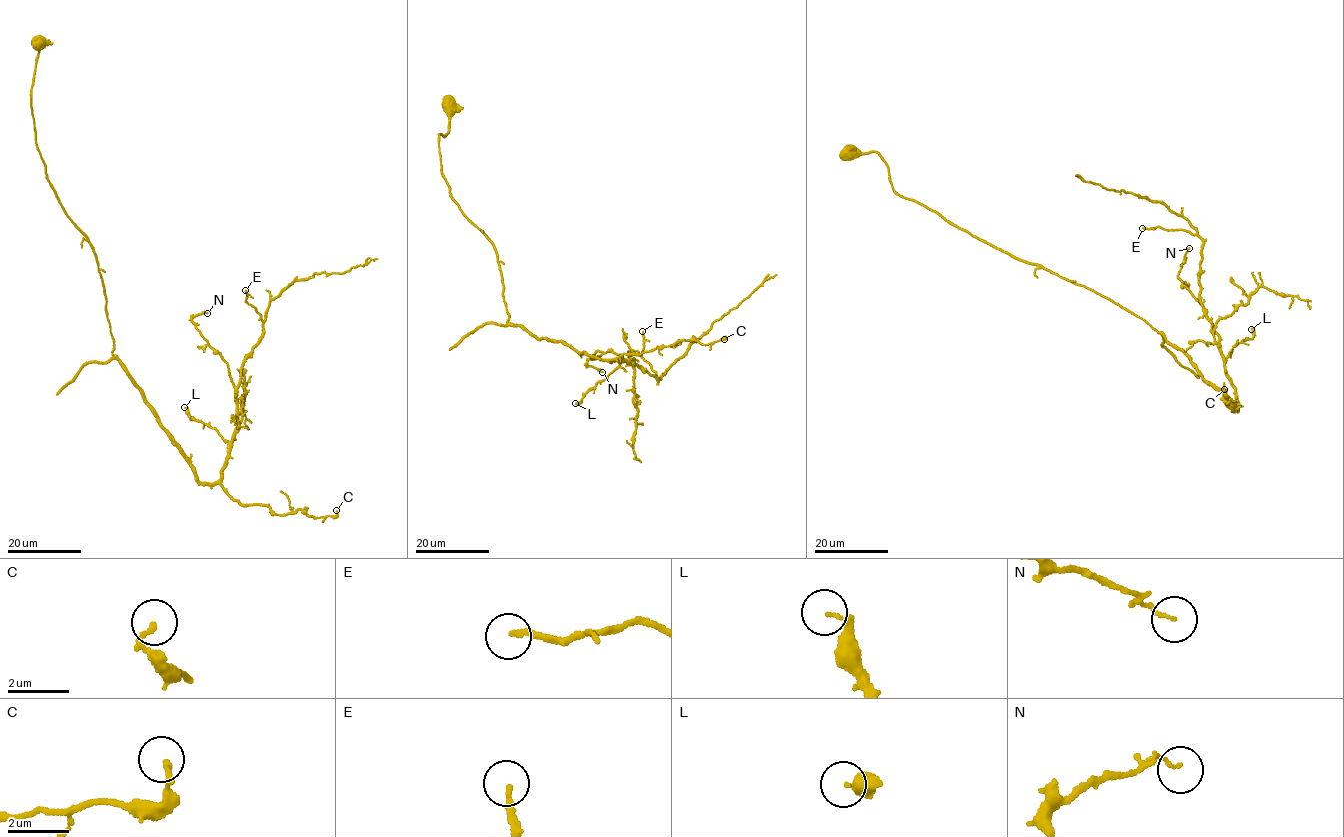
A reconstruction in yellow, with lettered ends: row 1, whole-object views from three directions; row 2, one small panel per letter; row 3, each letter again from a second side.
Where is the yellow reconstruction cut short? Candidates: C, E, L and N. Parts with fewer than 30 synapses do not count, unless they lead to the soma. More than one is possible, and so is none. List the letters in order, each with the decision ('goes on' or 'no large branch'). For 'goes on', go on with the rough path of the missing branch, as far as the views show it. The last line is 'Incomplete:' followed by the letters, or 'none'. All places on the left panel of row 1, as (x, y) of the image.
C: no large branch
E: no large branch
L: no large branch
N: no large branch
Incomplete: none

